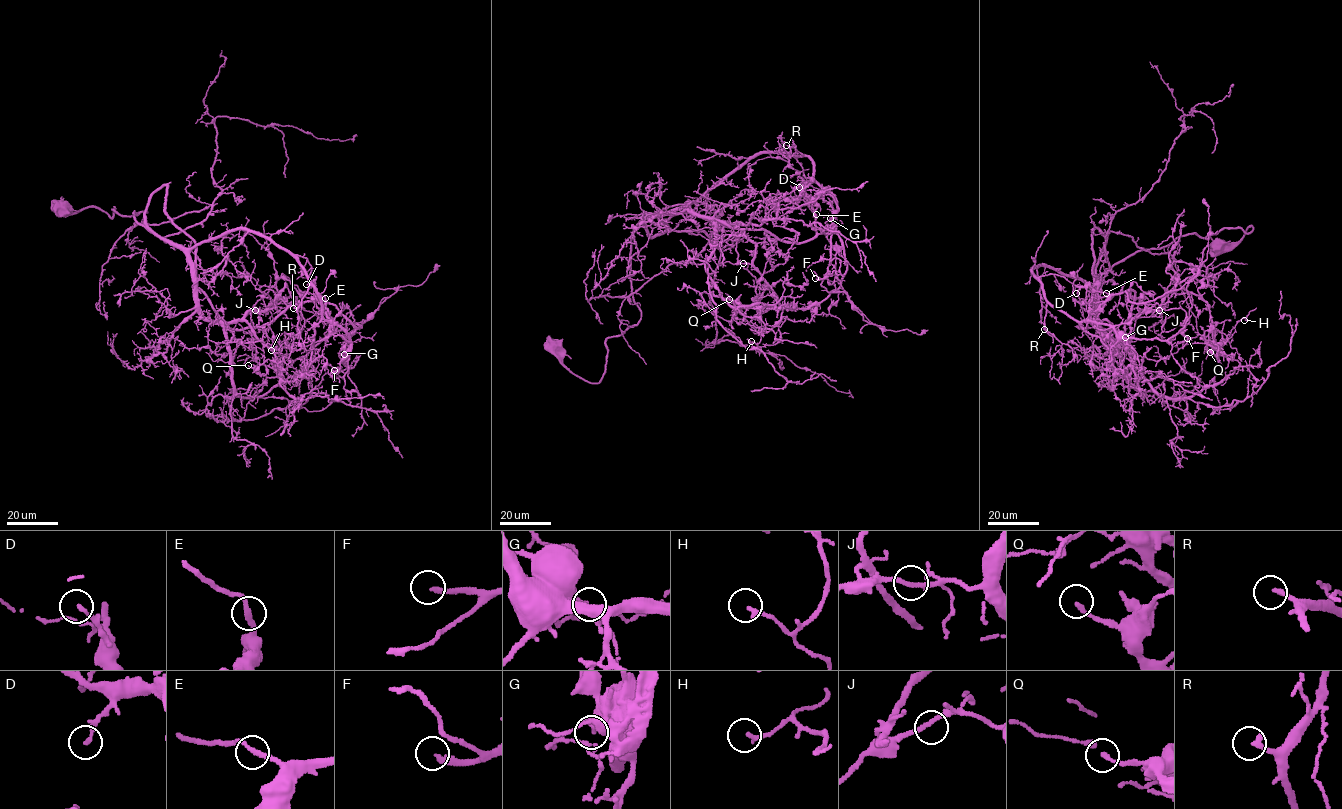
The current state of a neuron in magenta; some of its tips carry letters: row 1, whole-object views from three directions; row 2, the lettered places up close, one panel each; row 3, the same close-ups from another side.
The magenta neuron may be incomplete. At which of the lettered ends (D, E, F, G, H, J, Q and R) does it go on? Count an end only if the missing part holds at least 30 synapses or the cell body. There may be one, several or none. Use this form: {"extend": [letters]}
{"extend": ["F", "R"]}

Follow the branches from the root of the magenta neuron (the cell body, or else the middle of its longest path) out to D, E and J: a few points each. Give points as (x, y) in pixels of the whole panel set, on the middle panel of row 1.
D: (555, 344), (598, 382), (606, 341), (640, 317), (629, 253), (644, 217), (761, 154), (791, 155), (799, 187)
E: (555, 344), (570, 371), (598, 382), (606, 341), (641, 315), (632, 232), (755, 156), (797, 161), (816, 214)
J: (555, 344), (598, 382), (606, 341), (640, 317), (629, 253), (644, 217), (685, 202), (738, 227), (743, 263)

